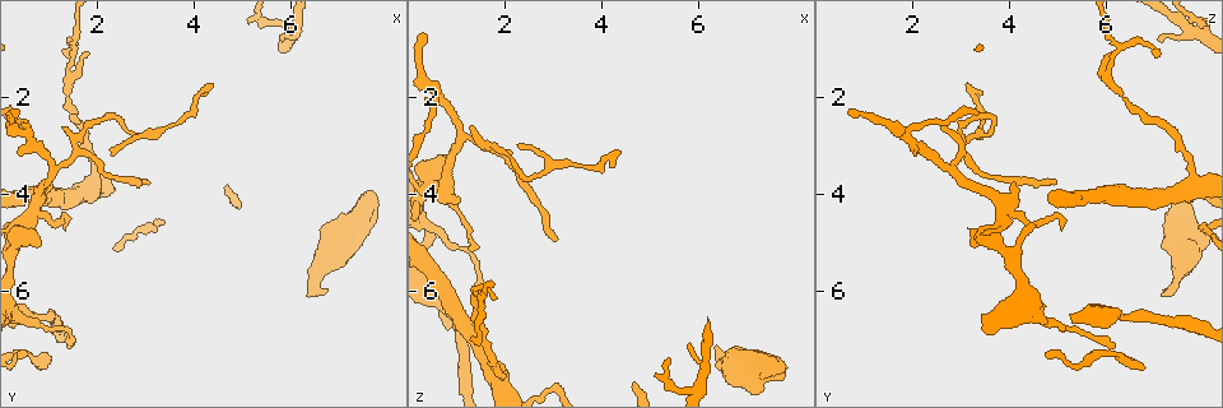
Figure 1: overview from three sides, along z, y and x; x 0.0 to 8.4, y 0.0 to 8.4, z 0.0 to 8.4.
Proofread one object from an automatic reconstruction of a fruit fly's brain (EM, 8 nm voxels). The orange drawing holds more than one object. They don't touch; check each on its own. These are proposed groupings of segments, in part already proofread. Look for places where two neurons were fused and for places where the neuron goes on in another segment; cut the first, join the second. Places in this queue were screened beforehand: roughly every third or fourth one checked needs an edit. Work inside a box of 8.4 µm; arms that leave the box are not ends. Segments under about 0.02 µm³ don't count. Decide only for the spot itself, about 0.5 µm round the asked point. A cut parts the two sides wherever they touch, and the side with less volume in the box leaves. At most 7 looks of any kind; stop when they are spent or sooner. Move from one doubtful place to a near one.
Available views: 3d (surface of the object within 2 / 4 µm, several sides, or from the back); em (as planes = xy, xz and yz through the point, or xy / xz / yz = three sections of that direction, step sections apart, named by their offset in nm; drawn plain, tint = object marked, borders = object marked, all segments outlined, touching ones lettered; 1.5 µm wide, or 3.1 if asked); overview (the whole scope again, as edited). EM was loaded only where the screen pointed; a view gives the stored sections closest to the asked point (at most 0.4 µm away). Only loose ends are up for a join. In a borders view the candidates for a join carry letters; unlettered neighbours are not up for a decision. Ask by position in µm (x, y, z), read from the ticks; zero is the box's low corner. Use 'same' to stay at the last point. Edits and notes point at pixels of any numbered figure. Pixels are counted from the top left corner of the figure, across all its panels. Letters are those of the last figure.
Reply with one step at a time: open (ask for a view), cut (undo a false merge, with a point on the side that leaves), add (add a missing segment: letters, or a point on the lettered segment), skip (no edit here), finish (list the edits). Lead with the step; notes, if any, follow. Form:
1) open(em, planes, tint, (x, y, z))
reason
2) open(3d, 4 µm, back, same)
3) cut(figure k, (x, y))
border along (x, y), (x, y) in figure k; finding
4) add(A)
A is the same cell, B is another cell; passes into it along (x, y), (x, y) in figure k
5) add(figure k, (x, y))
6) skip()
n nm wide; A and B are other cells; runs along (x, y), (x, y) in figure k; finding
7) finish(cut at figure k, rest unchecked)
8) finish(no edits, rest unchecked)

open(em, yz, step 4, borders, (4.40, 1.75, 3.15))
free end

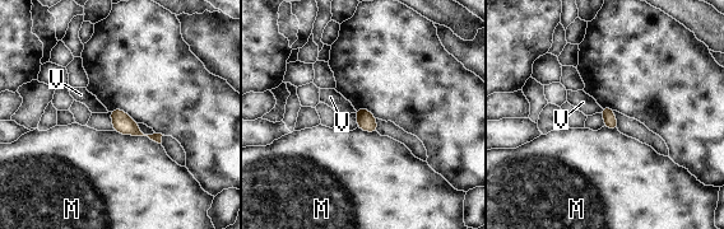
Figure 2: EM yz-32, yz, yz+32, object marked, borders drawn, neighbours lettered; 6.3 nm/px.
skip()
M and V are other cells; runs along (114, 113), (135, 131), (158, 139) in figure 2; no lettered segment goes on from it

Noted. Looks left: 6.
open(em, planes, borders, (1.35, 4.70, 5.05))
branch stops here

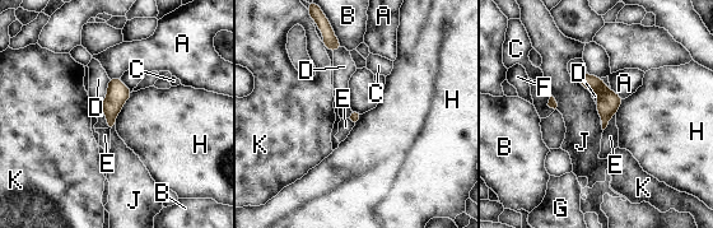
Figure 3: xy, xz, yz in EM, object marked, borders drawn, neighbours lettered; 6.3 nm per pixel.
skip()
70 nm wide; A, B, C, D, E, F, G, H, J and K are other cells; border along (578, 78), (578, 82), (592, 92) in figure 3; no lettered segment goes on from it

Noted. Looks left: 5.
open(3d, 2 µm, (1.45, 1.15, 7.10))
thin end

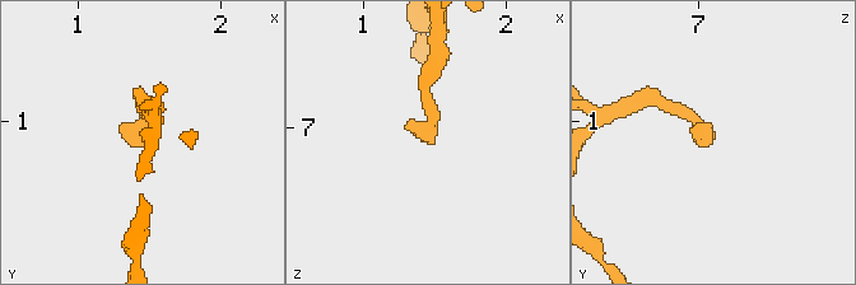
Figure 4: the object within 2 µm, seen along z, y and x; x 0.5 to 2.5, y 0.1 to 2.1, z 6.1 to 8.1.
open(em, planes, borders, (1.46, 1.14, 7.14))
now the EM

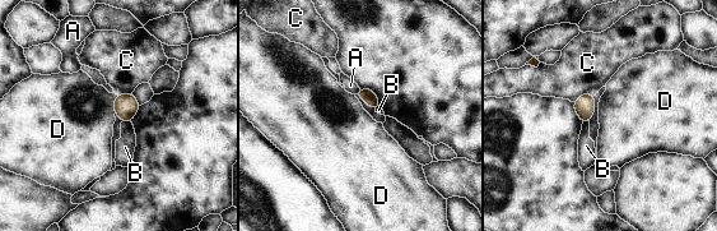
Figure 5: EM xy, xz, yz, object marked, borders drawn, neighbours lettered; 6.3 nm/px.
skip()
90 nm wide; A, B, C and D are other cells; border along (130, 120), (121, 123) in figure 5; no lettered segment goes on from it

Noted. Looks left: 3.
finish(no edits, rest unchecked)

